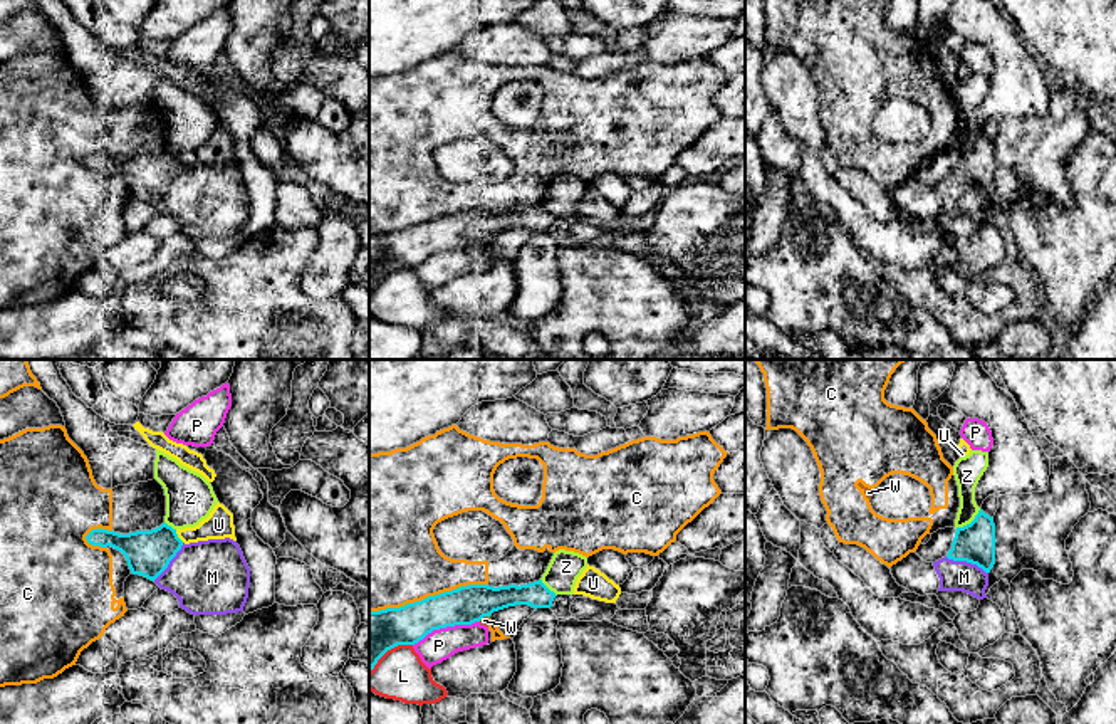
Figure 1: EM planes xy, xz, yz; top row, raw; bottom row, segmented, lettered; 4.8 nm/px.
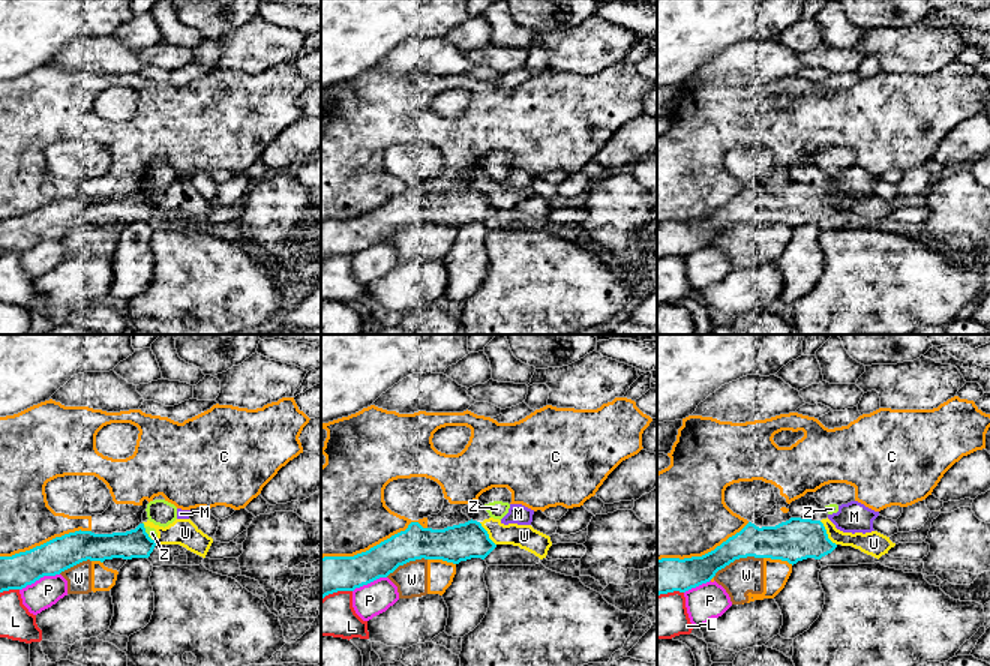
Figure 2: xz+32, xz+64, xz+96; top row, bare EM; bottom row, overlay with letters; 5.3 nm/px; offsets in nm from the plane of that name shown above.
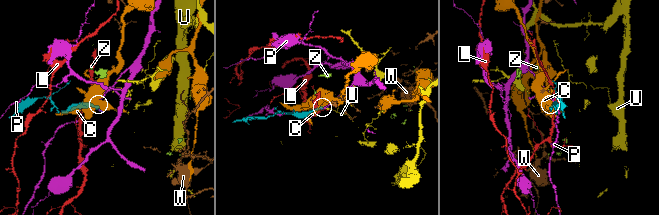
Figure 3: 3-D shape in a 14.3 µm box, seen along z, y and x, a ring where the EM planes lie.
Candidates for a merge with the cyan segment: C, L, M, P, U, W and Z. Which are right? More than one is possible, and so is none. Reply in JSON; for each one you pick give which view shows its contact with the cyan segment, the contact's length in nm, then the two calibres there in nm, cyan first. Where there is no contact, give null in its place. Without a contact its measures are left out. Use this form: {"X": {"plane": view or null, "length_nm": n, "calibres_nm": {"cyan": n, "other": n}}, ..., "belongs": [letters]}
{"M": {"plane": "yz", "length_nm": 220, "calibres_nm": {"cyan": 190, "other": 140}}, "belongs": ["M"]}

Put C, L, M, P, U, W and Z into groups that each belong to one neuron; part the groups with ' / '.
C W / L / M / P / U / Z

